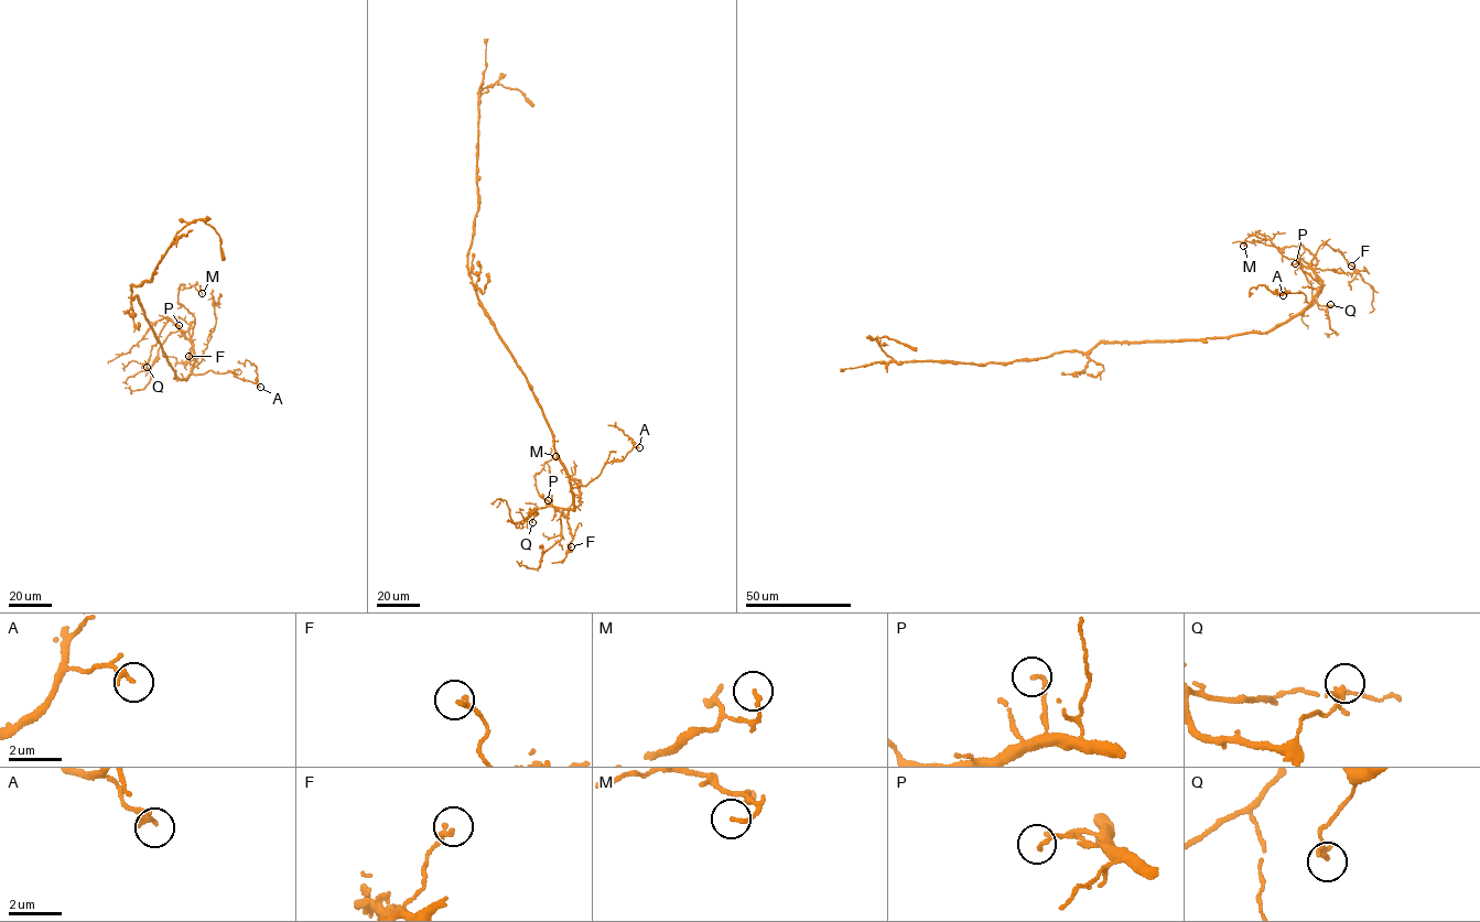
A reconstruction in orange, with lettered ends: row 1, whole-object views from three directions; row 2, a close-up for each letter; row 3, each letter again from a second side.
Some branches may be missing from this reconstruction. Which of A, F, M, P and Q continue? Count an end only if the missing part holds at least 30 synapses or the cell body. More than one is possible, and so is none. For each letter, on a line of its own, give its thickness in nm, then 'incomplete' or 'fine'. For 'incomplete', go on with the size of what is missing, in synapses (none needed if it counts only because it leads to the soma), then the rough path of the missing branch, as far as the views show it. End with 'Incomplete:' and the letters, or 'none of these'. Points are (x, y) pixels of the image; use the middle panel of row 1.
A: calibre 200 nm; fine
F: calibre 190 nm; fine
M: calibre 140 nm; fine
P: calibre 150 nm; fine
Q: calibre 220 nm; fine
Incomplete: none of these

